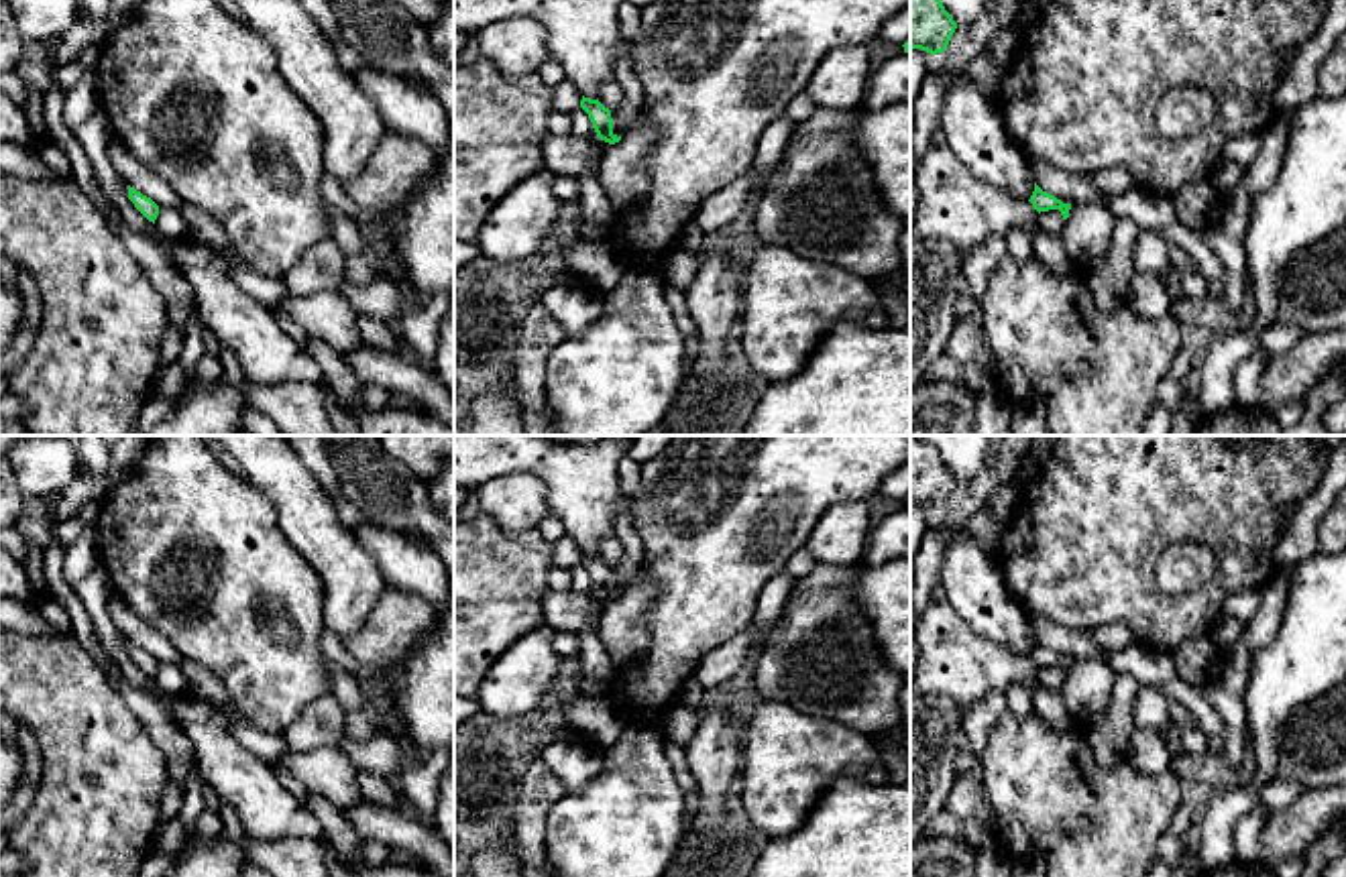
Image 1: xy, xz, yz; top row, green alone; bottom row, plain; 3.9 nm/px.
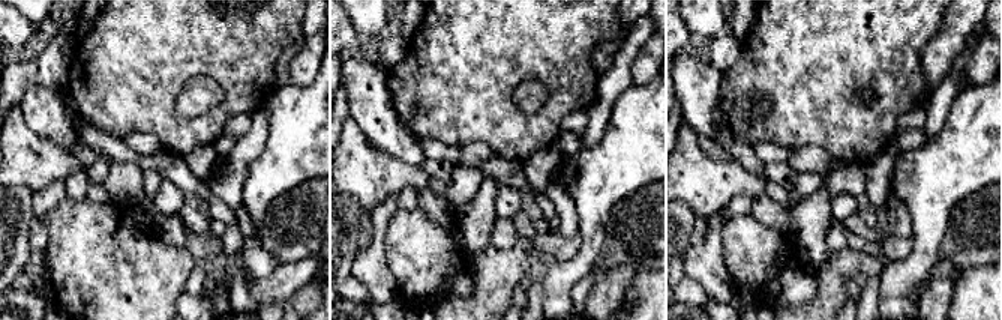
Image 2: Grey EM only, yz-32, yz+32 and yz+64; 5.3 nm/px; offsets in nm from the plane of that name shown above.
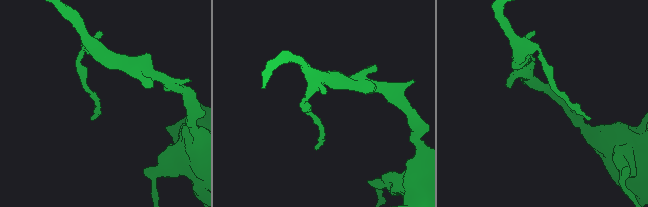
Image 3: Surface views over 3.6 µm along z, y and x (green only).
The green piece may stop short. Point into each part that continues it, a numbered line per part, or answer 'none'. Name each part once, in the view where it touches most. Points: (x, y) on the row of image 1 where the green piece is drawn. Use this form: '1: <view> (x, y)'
none

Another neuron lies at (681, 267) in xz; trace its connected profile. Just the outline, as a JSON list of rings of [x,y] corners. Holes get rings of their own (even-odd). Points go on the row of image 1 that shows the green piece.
[[[676,248],[666,260],[660,265],[660,279],[664,285],[686,291],[694,281],[698,267],[703,262],[703,254]]]

